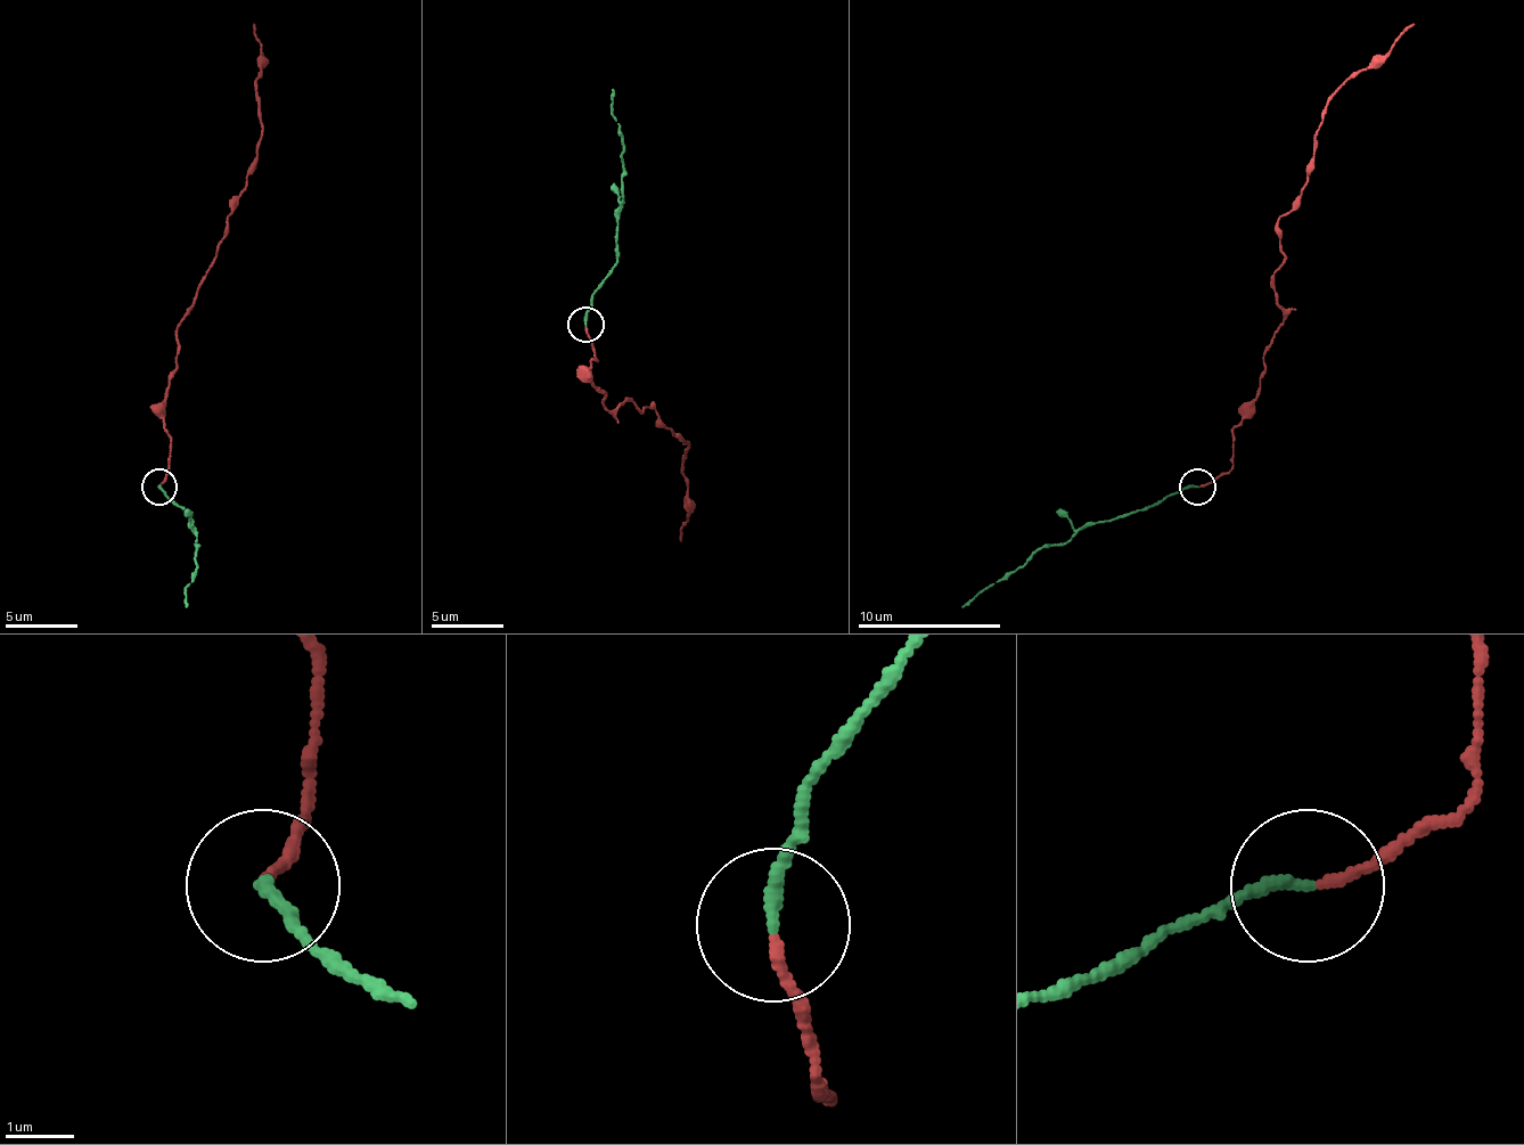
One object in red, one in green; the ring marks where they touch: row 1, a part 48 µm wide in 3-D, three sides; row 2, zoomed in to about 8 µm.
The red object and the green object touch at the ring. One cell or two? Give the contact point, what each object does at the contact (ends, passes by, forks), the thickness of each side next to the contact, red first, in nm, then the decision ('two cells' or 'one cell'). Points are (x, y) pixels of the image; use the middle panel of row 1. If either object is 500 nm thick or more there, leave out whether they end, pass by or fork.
(586, 324) | red ends | green ends | 130/180 nm | one cell

